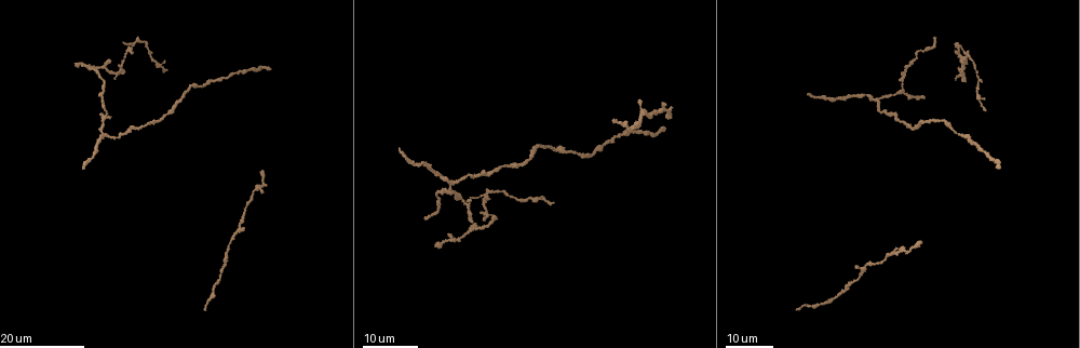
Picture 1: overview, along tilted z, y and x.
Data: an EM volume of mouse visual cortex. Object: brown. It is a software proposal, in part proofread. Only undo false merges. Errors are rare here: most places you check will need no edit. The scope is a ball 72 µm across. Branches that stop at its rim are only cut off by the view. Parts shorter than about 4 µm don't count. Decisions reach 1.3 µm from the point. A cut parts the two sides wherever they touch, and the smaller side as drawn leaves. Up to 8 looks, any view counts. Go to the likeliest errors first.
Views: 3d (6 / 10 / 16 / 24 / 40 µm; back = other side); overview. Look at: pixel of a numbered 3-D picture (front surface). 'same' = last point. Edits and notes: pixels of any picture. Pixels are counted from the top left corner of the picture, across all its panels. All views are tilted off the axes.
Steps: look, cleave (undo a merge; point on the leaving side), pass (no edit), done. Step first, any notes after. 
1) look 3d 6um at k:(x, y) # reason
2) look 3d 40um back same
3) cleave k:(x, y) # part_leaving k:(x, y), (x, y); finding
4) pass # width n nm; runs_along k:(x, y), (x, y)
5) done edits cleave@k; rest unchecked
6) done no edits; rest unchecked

look 3d 16um at 1:(879, 98)

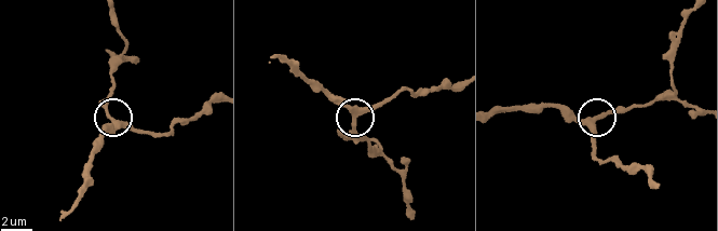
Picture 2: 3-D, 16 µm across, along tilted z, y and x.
look 3d 10um at 2:(356, 117)

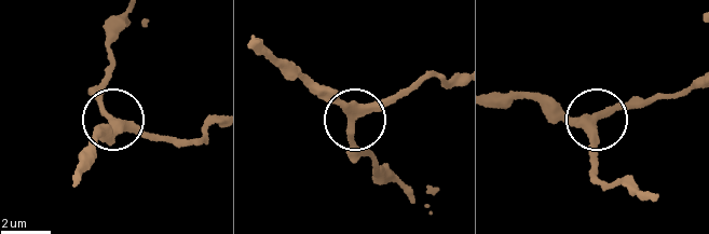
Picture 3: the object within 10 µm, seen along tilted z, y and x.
pass # width 270 nm; runs_along 3:(652, 196), (624, 179), (591, 174), (592, 123), (540, 105); continuous, no second neuron

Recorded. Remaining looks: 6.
look 3d 16um at 1:(493, 215) # four arms meet

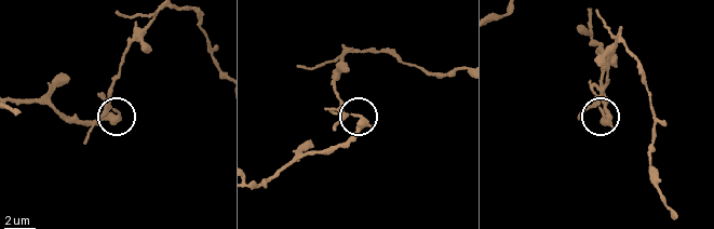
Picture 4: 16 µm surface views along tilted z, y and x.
look 3d 10um at 4:(601, 113)

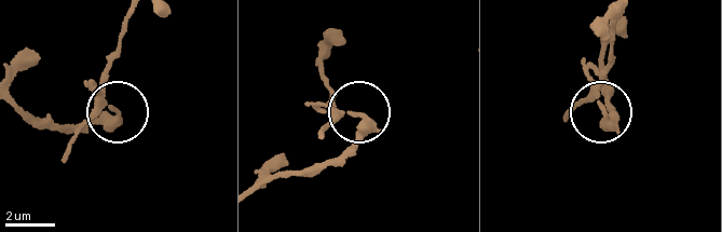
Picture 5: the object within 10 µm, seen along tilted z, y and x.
cleave 5:(97, 94) # arms 4; part_leaving 5:(119, 110), (105, 89), (128, 10); two neurons meet here

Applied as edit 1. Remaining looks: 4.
look overview

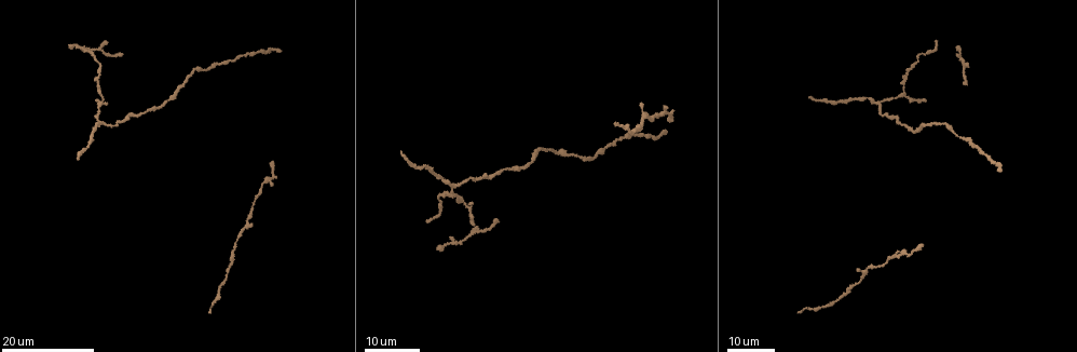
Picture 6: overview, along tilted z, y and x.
look 3d 24um at 6:(904, 95) # three-way junction

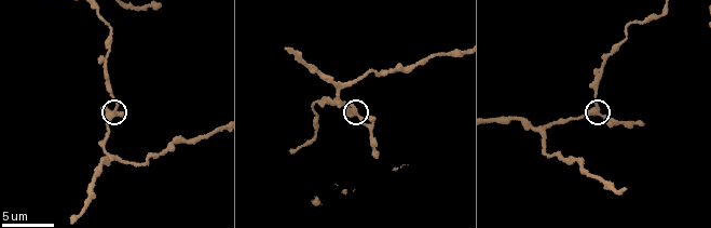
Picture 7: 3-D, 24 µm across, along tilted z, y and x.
look 3d 10um at 7:(356, 111)

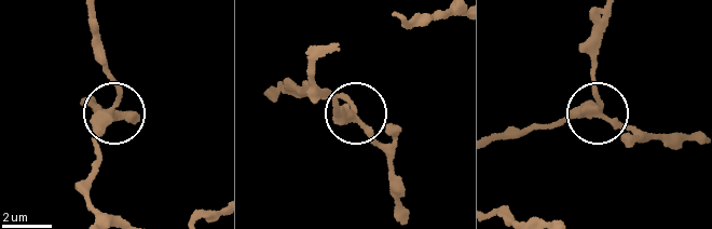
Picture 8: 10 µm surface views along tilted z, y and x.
pass # width 290 nm; runs_along 8:(312, 62), (314, 86), (334, 107), (353, 110), (392, 156); continuous, no second neuron

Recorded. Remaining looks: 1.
look 3d 10um at 7:(110, 31) # thick turns thin

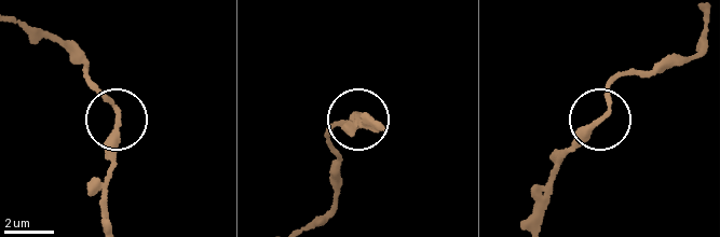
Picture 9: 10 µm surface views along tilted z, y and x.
pass # width 230 nm; all the same neuron

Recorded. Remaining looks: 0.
done edits cleave@5; rest unchecked

